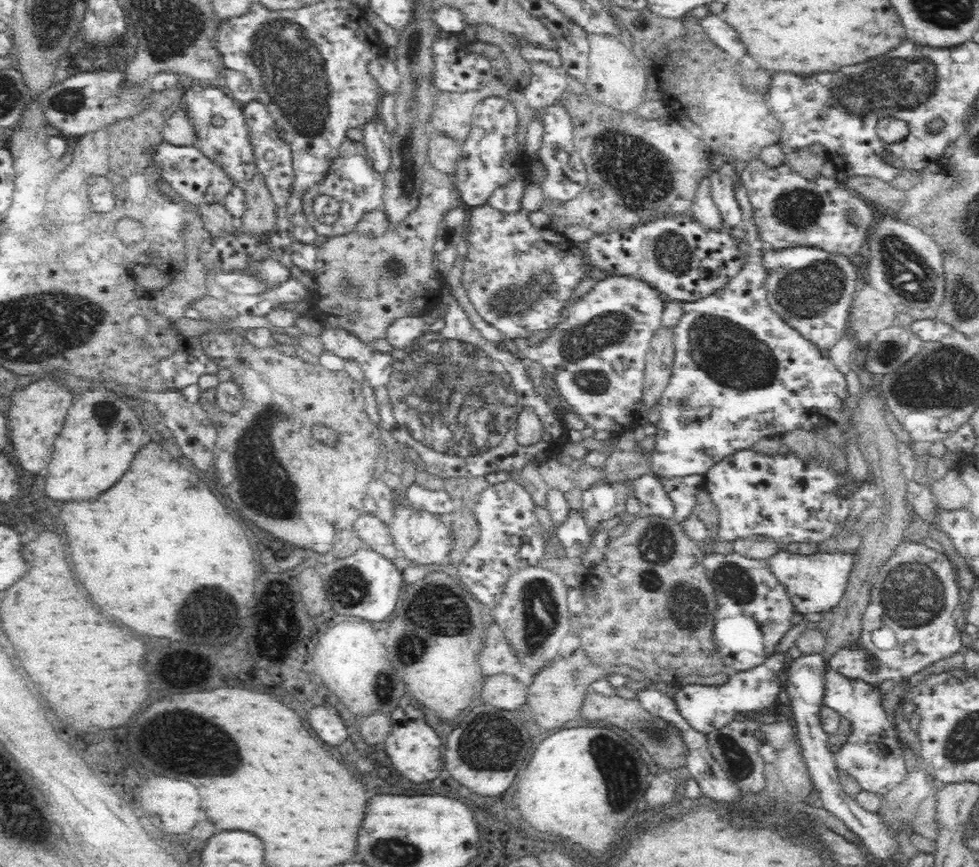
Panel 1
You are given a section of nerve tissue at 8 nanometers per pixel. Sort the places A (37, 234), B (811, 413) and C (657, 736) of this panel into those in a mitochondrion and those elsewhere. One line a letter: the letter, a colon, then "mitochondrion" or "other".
A: other
B: other
C: mitochondrion

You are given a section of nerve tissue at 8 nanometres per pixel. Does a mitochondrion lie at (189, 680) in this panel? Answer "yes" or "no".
no

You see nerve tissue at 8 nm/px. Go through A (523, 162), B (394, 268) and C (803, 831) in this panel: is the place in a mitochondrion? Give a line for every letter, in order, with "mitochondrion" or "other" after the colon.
A: other
B: mitochondrion
C: other

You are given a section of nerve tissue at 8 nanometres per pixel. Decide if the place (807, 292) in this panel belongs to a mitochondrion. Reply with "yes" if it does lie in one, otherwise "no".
yes

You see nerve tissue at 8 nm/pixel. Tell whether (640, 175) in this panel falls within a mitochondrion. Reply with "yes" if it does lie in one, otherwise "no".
yes

